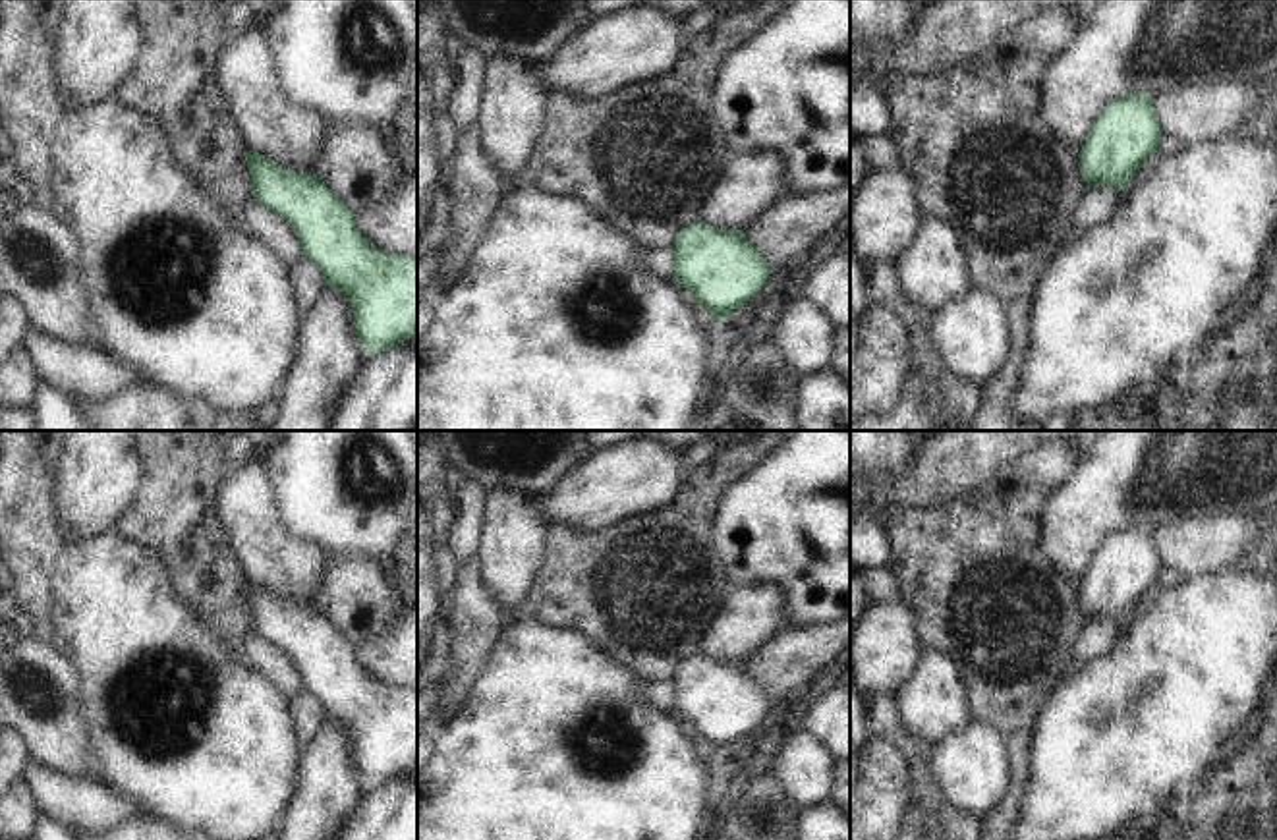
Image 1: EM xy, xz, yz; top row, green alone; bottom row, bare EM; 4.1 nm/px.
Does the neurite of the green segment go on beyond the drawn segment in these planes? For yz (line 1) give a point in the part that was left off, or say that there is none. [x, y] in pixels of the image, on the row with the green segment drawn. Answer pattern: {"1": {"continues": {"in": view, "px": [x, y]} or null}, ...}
{"1": {"continues": null}}

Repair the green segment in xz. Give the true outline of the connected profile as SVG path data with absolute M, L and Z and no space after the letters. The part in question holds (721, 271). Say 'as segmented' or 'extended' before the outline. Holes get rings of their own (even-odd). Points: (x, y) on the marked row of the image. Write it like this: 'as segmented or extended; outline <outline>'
as segmented; outline M705 222L682 228L670 245L672 280L690 290L715 321L724 321L755 295L771 270L742 230L719 230Z

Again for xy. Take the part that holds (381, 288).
as segmented; outline M247 151L253 199L284 216L305 257L315 263L325 284L346 294L355 319L357 340L367 355L377 355L417 336L417 259L379 251L355 226L355 214L311 172L286 170L276 160Z

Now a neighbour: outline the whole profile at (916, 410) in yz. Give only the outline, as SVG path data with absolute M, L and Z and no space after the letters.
M922 369L916 377L906 378L894 409L850 417L850 431L933 431L939 400L933 396L931 384L931 373Z

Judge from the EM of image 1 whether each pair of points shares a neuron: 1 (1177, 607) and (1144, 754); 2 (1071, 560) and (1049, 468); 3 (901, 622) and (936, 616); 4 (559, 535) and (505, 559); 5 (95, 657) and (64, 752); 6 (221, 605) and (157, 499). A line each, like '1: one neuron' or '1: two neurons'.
1: one neuron
2: two neurons
3: two neurons
4: two neurons
5: two neurons
6: one neuron

